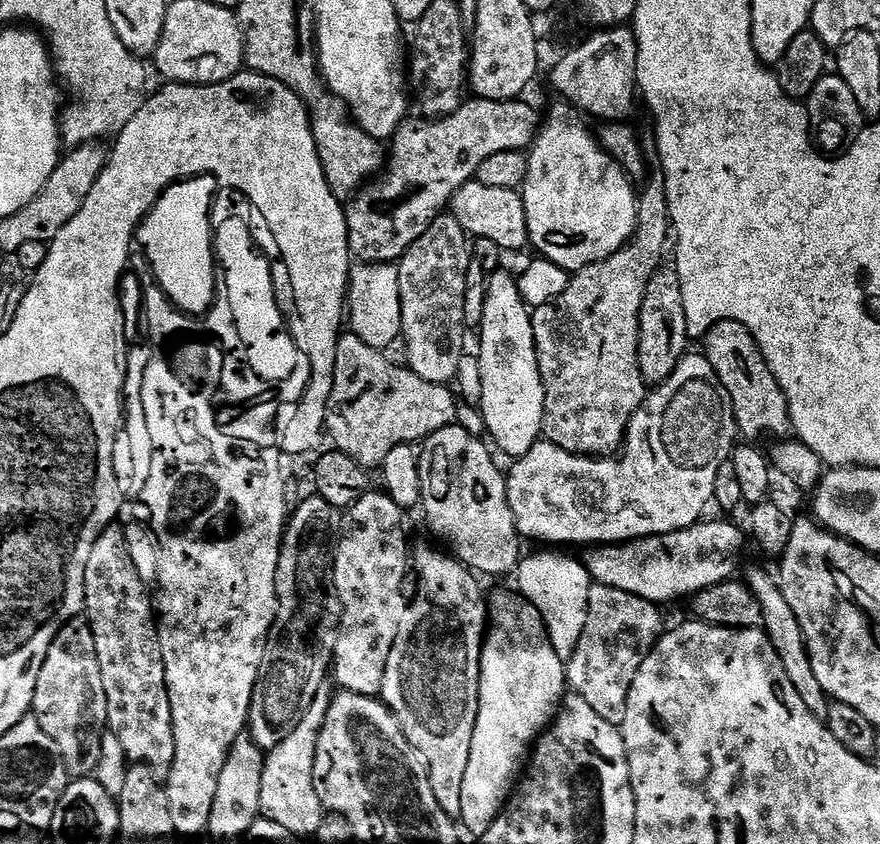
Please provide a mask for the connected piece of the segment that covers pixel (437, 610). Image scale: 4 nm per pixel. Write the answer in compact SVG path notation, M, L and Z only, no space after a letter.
M415 549L414 568L420 571L420 576L394 650L390 650L379 699L388 705L406 738L427 762L438 806L448 816L459 818L462 782L466 782L470 742L478 718L480 659L489 625L488 601L472 569L444 552Z

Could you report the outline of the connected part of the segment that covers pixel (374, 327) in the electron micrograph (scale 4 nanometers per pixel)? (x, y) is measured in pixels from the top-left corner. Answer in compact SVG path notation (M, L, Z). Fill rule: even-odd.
M356 262L351 265L348 277L348 295L346 297L346 316L352 320L351 331L366 346L388 350L392 343L401 339L400 323L402 306L400 305L400 270L395 263L370 264Z

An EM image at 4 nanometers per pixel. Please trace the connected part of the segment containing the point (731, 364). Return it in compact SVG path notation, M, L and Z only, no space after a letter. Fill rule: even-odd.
M719 320L702 337L703 355L708 357L710 366L718 374L722 386L726 386L732 399L732 409L736 411L736 422L741 433L760 436L763 432L773 432L776 438L789 435L792 420L788 417L788 399L774 378L754 334L737 320Z

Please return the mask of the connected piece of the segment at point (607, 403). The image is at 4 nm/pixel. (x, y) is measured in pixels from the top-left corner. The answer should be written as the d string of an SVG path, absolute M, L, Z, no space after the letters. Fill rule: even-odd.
M656 174L650 180L643 185L644 193L641 191L638 196L636 232L632 239L610 258L597 264L587 264L569 279L566 291L532 312L538 366L544 383L543 435L562 450L581 456L600 458L615 453L623 445L628 434L628 423L640 409L646 395L644 375L640 369L640 311L646 286L661 267L664 247L670 244L664 178Z

